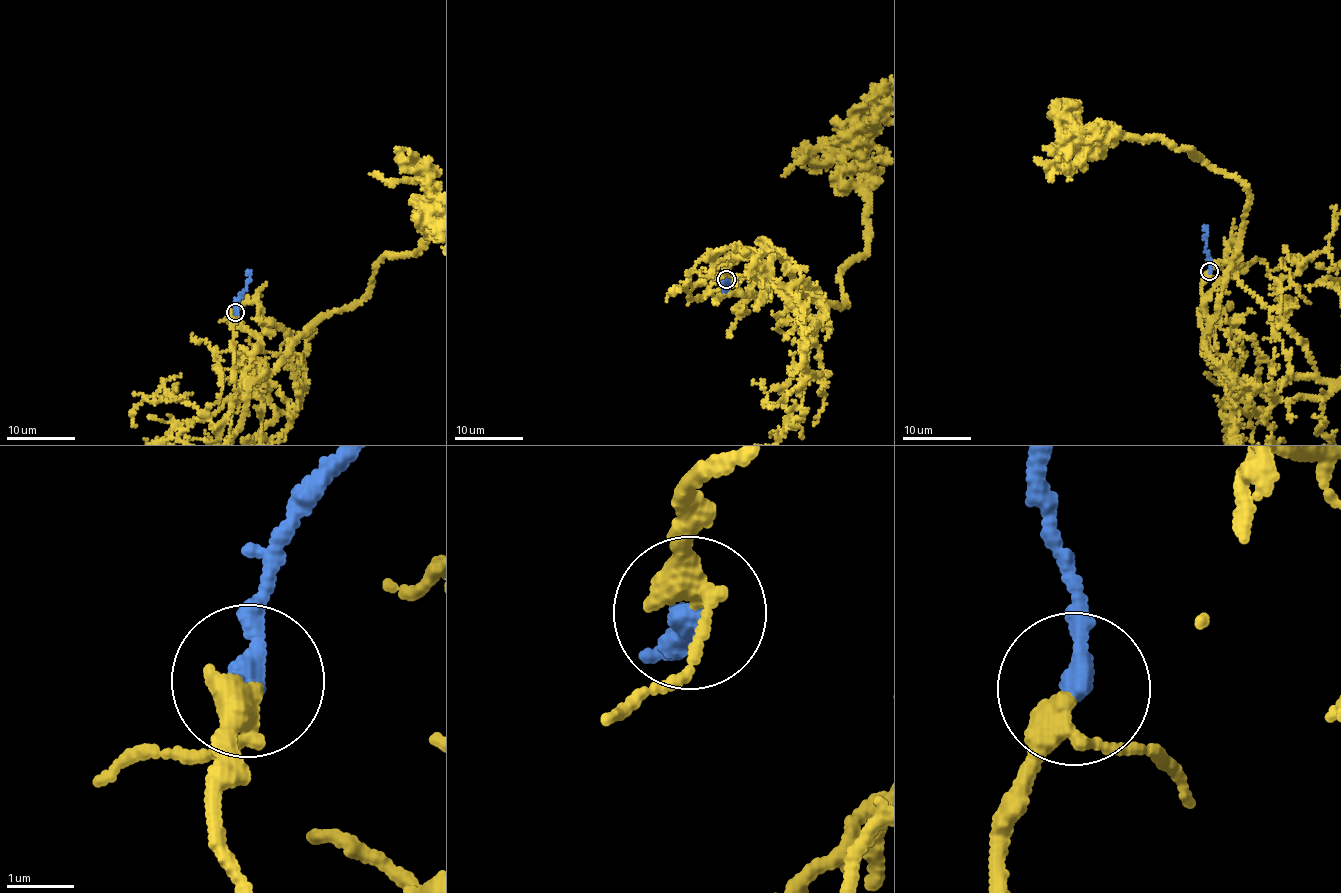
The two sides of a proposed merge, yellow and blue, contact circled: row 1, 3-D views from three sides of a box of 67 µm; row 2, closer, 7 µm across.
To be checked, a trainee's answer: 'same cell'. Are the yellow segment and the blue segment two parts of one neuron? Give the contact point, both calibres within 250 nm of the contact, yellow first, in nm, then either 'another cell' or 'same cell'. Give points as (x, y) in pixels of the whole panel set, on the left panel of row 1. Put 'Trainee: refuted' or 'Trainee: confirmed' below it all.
at (235, 312); 340 nm thick on the yellow side, 340 nm on the other; same cell
Trainee: confirmed

